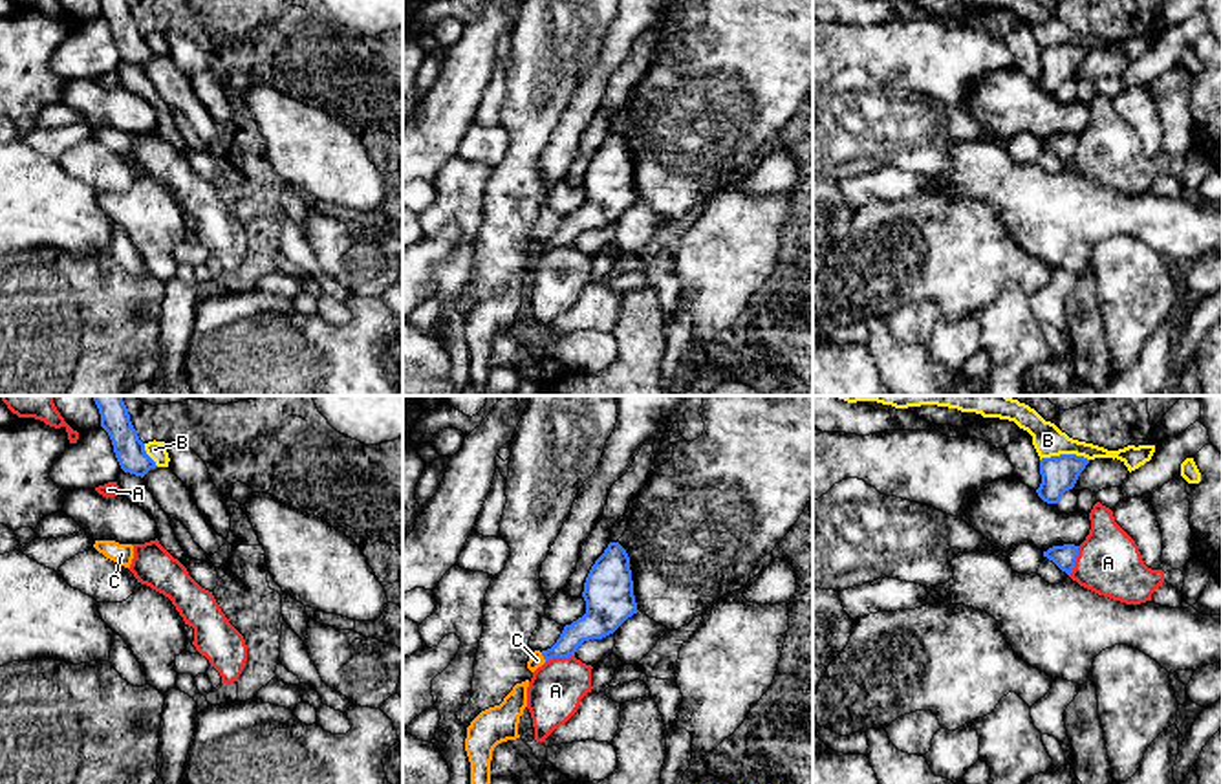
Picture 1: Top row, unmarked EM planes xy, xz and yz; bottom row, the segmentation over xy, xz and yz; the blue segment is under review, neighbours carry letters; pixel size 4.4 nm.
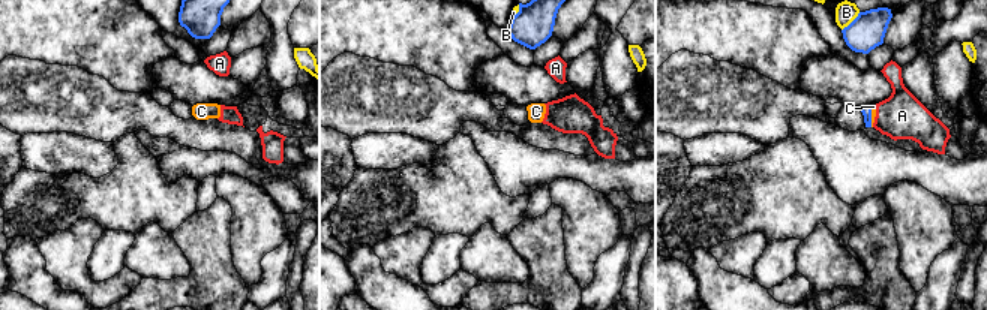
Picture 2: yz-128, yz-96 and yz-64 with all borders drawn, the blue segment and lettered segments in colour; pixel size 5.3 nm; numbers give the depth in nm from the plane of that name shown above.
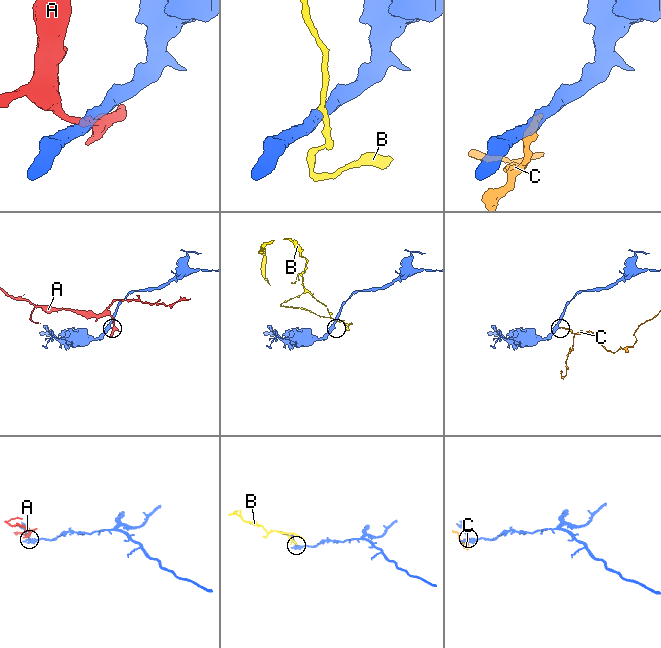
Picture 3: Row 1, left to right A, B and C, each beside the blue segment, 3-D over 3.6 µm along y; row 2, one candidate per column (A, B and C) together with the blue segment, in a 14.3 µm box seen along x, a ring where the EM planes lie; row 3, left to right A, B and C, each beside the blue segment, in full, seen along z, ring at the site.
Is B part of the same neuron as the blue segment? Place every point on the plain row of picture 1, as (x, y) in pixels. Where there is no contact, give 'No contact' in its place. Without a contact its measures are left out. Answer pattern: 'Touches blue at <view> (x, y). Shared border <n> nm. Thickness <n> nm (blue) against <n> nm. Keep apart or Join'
Touches blue at yz (1064, 44). Shared border 220 nm. Thickness 160 nm (blue) against 140 nm. Keep apart

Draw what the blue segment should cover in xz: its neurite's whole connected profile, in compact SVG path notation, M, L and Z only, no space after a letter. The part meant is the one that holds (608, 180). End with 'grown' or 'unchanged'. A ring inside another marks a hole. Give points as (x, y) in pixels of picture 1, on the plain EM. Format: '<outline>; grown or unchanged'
M610 132L591 156L582 187L586 203L566 214L556 233L547 240L535 240L527 258L535 262L553 247L575 245L577 238L589 229L613 223L628 207L637 203L630 147L619 132Z; grown

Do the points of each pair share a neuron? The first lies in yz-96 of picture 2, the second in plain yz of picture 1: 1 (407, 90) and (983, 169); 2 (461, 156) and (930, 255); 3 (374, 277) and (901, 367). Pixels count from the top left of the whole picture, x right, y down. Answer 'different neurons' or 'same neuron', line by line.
1: different neurons
2: same neuron
3: same neuron

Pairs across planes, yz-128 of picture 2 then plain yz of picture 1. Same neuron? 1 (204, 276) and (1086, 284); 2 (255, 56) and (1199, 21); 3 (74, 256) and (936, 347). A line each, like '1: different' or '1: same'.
1: same
2: different
3: different

